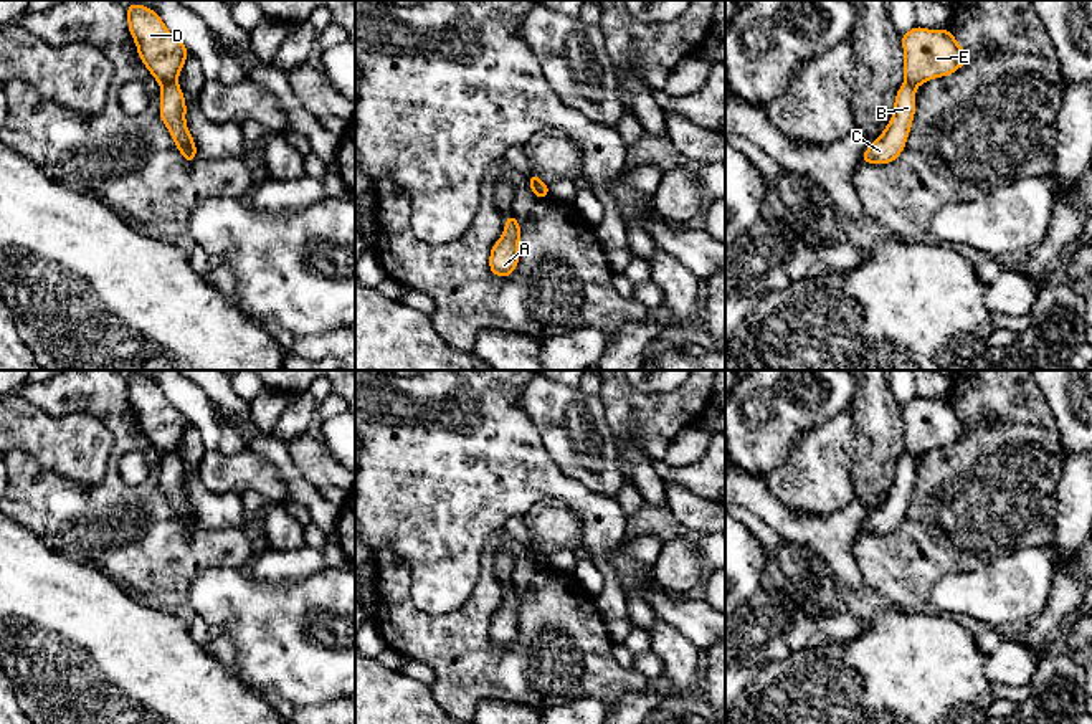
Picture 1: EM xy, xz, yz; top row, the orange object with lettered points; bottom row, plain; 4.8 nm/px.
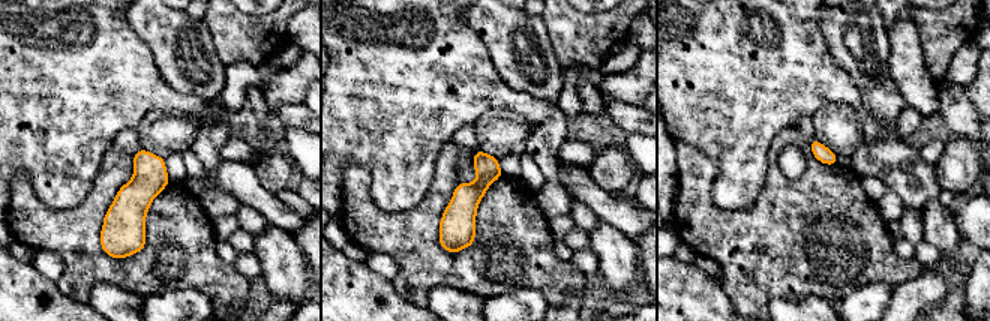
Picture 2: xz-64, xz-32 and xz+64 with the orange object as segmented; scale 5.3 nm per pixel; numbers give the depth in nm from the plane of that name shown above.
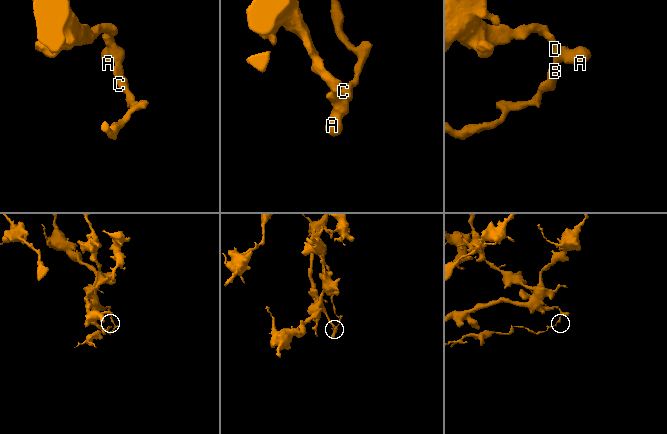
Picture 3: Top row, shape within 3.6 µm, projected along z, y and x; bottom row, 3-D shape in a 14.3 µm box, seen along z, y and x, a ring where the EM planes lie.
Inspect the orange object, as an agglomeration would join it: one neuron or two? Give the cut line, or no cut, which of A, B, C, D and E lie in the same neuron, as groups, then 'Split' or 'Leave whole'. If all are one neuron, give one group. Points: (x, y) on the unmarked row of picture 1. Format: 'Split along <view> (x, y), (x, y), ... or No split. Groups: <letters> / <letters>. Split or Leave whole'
Split along xy (174, 452), (162, 455). Groups: A D E / B C. Split

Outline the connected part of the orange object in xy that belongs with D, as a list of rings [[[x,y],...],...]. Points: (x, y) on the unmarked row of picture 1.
[[[140,374],[126,379],[129,403],[137,415],[137,425],[160,455],[177,451],[190,425],[187,417],[164,395],[159,383]]]

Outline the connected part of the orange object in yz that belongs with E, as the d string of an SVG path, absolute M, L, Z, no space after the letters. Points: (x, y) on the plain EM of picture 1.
M914 397L900 405L904 417L904 445L914 458L953 445L966 433L966 423L950 400Z

